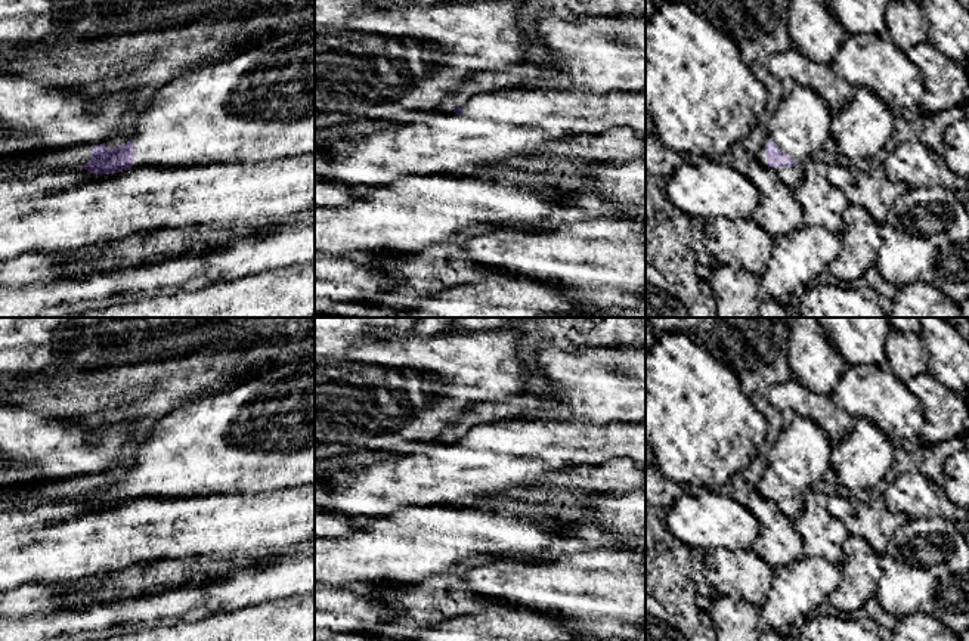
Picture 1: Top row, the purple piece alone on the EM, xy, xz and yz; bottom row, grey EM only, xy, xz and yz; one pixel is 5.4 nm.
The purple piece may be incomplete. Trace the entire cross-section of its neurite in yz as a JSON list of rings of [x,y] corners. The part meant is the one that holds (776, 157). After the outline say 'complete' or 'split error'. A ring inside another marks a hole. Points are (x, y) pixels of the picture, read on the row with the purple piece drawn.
[[[795,84],[790,95],[781,97],[773,117],[764,121],[765,140],[756,160],[764,167],[773,168],[793,191],[805,177],[804,162],[818,160],[823,152],[824,142],[830,136],[830,114],[832,111],[815,92]]]; split error

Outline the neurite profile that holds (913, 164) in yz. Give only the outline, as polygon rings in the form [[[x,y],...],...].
[[[917,139],[900,143],[883,162],[886,176],[907,189],[942,186],[960,193],[969,188],[969,177],[956,174],[944,160]]]

